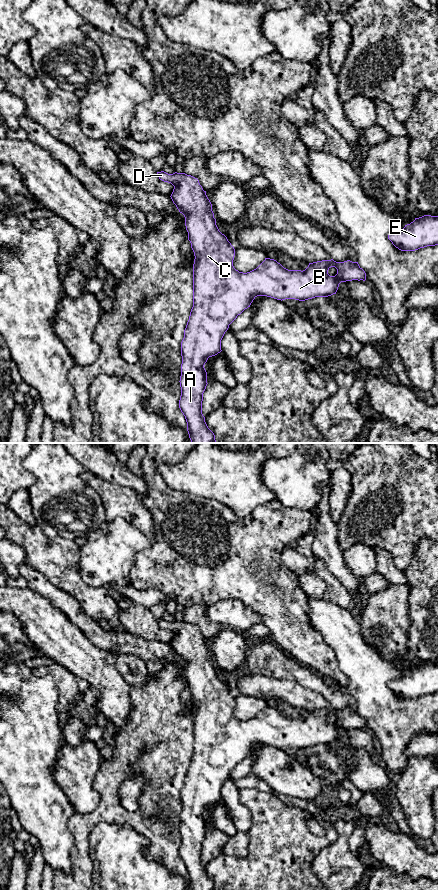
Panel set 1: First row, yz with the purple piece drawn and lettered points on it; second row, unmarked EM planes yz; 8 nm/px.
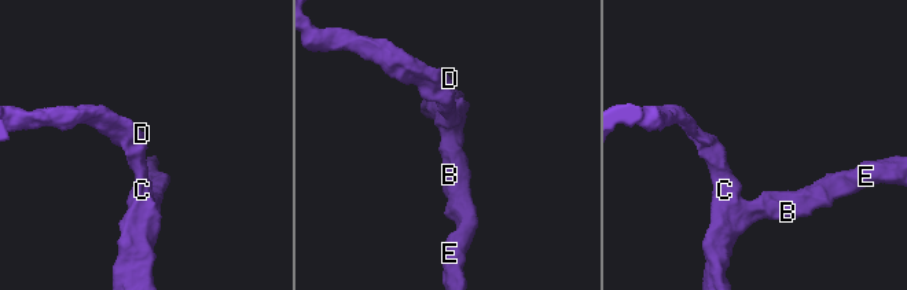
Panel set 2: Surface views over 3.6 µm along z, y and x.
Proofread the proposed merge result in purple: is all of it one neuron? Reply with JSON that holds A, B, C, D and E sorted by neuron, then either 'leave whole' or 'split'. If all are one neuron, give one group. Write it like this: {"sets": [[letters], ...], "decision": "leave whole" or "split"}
{"sets": [["A", "B", "C", "D", "E"]], "decision": "leave whole"}

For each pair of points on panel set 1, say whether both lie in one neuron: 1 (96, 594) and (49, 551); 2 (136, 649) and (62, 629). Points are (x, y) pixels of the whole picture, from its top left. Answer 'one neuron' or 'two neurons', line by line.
1: one neuron
2: two neurons

